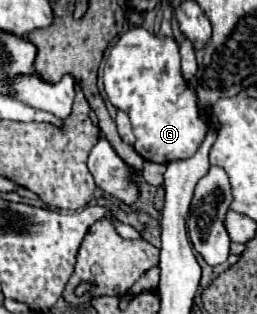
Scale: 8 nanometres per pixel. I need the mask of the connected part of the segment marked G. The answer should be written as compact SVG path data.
M142 26L130 28L110 50L104 66L104 90L116 110L128 114L136 144L134 150L150 162L190 158L206 136L206 122L198 116L194 90L180 74L180 54L174 38L160 38Z

